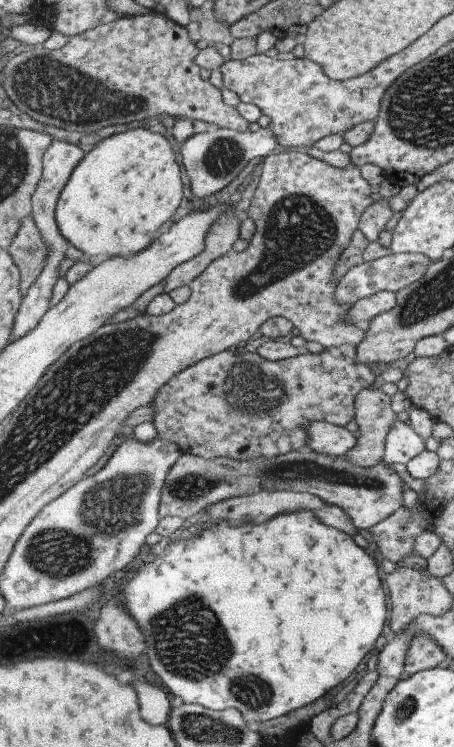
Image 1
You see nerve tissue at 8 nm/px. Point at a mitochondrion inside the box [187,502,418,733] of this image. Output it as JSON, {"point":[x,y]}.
{"point":[255,691]}

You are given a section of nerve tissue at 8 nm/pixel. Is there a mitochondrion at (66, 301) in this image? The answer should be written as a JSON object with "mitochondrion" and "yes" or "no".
{"mitochondrion":"no"}

